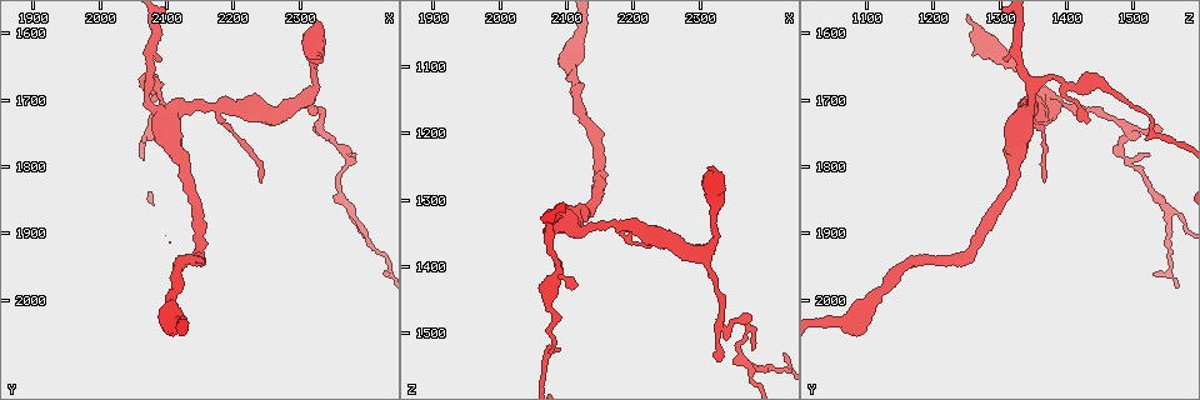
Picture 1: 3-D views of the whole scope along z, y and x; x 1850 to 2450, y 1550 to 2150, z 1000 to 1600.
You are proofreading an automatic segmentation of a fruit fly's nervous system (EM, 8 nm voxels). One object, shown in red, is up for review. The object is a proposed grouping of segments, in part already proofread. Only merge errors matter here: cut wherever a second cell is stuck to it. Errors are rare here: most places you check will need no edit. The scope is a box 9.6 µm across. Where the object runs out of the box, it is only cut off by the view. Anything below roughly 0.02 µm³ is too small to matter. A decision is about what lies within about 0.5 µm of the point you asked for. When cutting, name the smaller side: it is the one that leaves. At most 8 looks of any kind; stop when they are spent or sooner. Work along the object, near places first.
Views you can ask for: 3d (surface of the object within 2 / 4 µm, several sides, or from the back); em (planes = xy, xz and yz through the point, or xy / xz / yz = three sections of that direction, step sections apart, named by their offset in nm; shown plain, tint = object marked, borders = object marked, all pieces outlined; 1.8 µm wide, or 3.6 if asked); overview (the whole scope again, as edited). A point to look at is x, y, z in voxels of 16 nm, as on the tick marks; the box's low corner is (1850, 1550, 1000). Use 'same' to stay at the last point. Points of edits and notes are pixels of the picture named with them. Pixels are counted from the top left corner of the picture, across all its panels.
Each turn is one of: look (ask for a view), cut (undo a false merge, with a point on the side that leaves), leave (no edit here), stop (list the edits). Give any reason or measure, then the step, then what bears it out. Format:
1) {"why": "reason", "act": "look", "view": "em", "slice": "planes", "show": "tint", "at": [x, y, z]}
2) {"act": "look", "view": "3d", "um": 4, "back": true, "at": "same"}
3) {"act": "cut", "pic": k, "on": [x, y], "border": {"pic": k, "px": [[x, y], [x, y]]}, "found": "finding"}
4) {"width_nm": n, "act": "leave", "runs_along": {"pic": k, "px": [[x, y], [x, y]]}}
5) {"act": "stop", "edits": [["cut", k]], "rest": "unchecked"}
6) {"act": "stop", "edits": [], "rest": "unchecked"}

{"why": "side arm on a straight run", "act": "look", "view": "3d", "um": 4, "at": [2110, 1720, 1340]}

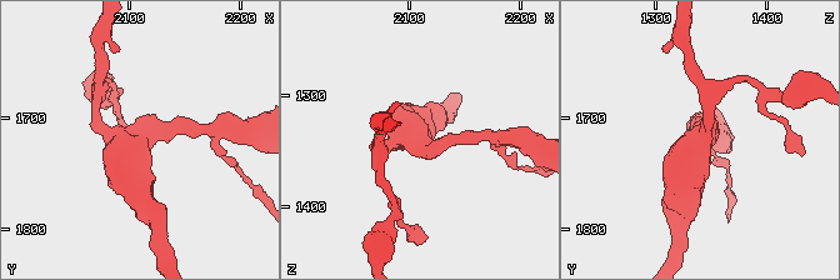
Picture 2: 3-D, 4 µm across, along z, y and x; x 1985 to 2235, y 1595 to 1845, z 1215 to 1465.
{"arms": 3, "arm_widths_nm": [190, 200, 320], "act": "look", "view": "em", "slice": "planes", "show": "plain", "at": [2108, 1722, 1342]}

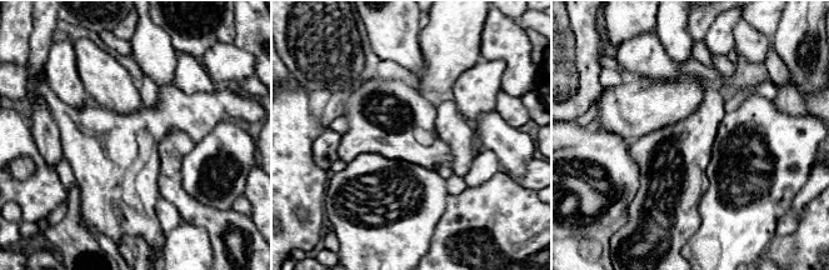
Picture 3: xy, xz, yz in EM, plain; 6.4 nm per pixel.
{"act": "look", "view": "em", "slice": "planes", "show": "tint", "at": "same"}

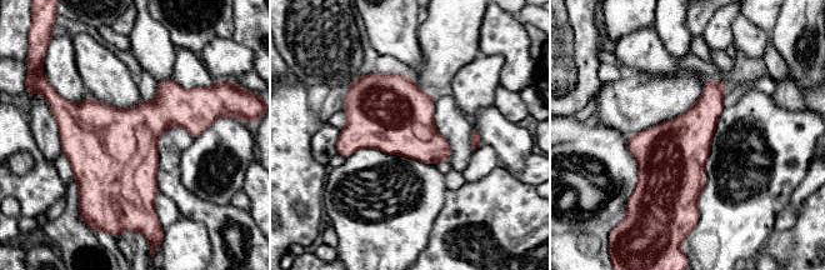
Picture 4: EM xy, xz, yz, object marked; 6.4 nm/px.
{"act": "leave", "found": "one cell here"}

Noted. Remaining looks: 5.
{"why": "arms part here", "act": "look", "view": "em", "slice": "yz", "step": 8, "show": "tint", "at": [2375, 1865, 1550]}

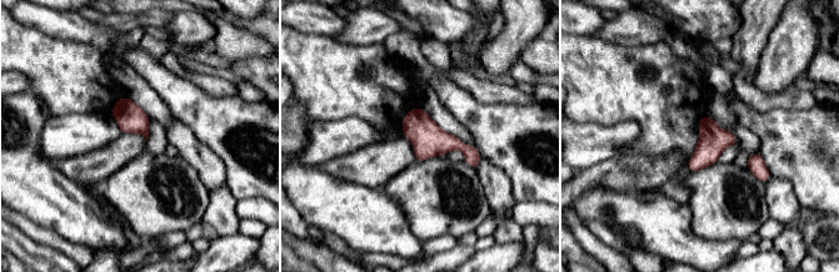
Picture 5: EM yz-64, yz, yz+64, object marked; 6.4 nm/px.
{"act": "leave", "found": "all the same cell"}

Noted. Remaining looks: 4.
{"why": "calibre changes", "act": "look", "view": "em", "slice": "yz", "step": 8, "show": "tint", "at": [2320, 1665, 1345]}

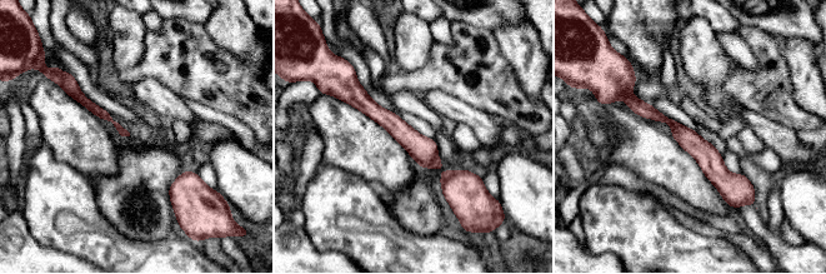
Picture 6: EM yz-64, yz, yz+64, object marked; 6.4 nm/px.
{"why": "another direction", "act": "look", "view": "em", "slice": "planes", "show": "borders", "at": "same"}

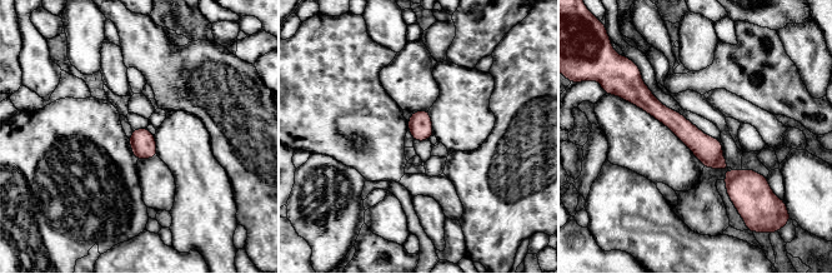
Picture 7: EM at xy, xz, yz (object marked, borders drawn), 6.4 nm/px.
{"act": "leave", "runs_along": {"pic": 7, "px": [[635, 95], [740, 182], [756, 182]]}, "found": "one cell here"}

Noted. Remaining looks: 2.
{"act": "stop", "edits": [], "rest": "unchecked"}

